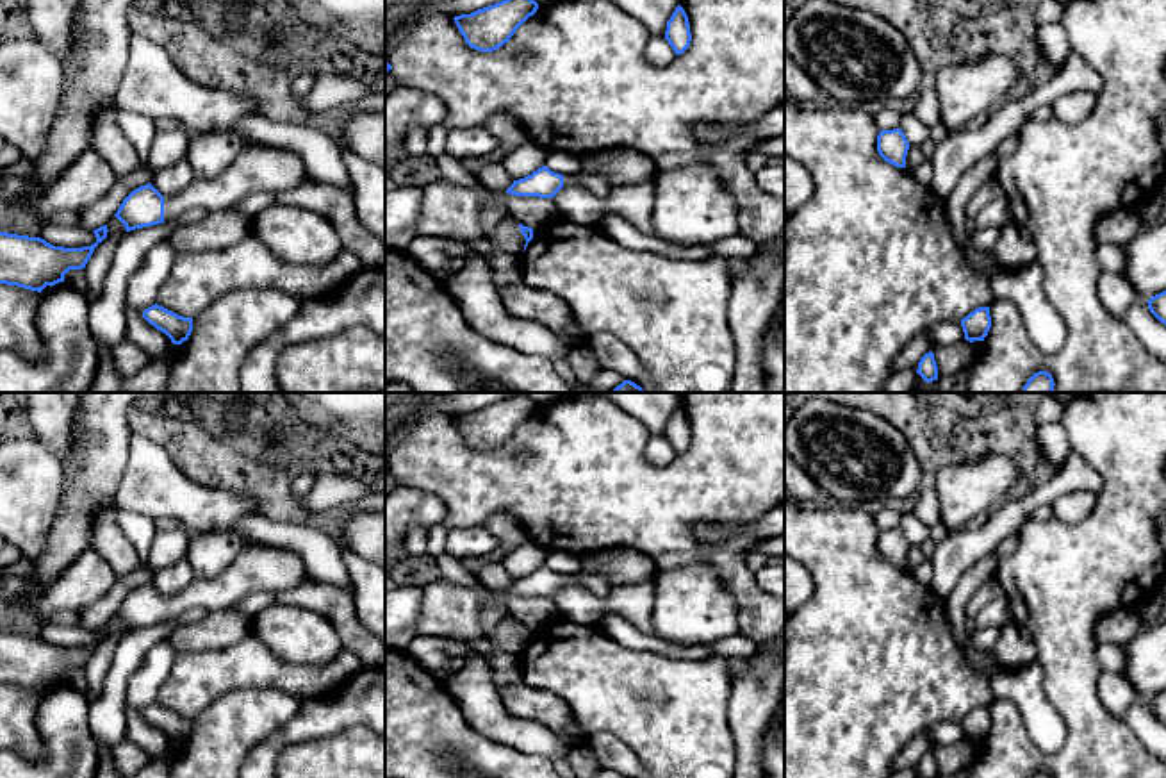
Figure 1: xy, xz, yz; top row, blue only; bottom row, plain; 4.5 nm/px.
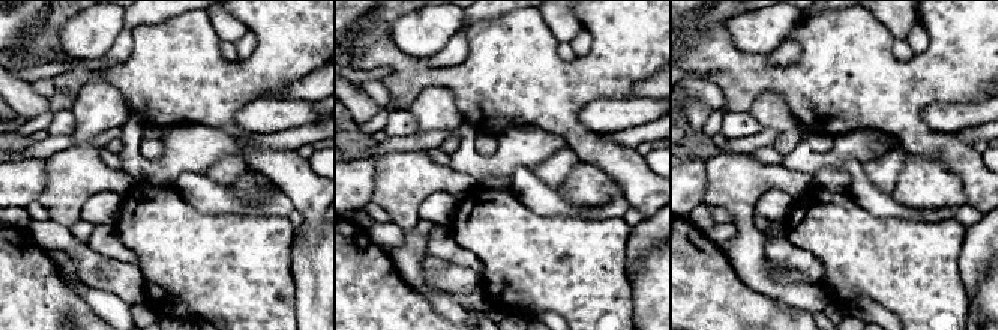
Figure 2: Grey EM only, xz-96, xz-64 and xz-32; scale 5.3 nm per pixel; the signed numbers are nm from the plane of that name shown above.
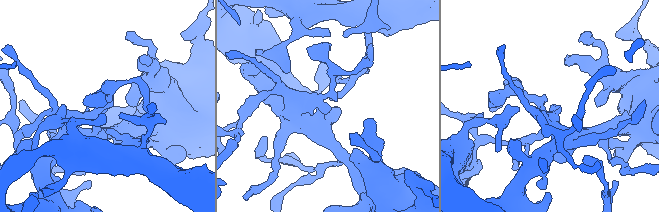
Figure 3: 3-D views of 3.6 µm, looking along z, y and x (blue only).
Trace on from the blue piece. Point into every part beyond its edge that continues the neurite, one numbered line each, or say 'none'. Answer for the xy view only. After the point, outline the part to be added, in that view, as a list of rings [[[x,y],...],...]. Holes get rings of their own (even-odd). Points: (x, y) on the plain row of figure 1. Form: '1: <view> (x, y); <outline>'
1: xy (257, 568); [[[246,542],[219,575],[193,578],[180,592],[166,596],[164,621],[178,623],[191,610],[228,610],[251,592],[282,592],[307,578],[305,564],[292,550]]]

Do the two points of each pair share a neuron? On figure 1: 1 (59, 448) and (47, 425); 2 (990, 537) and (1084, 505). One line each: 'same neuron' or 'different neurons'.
1: same neuron
2: different neurons

